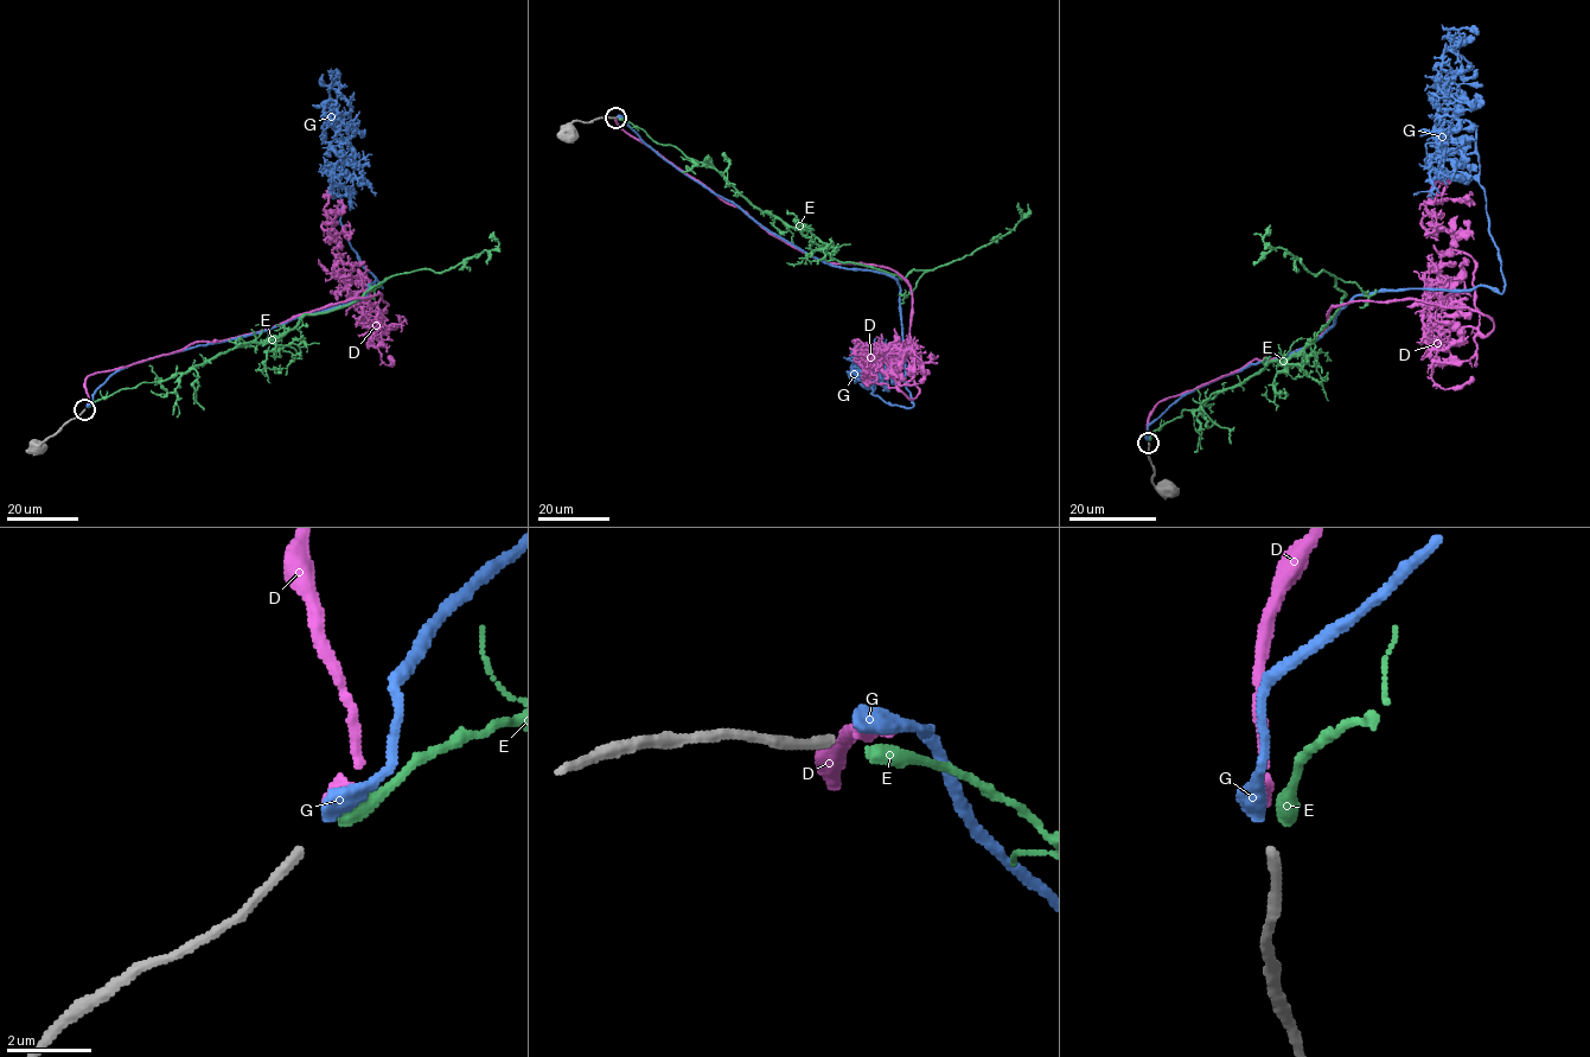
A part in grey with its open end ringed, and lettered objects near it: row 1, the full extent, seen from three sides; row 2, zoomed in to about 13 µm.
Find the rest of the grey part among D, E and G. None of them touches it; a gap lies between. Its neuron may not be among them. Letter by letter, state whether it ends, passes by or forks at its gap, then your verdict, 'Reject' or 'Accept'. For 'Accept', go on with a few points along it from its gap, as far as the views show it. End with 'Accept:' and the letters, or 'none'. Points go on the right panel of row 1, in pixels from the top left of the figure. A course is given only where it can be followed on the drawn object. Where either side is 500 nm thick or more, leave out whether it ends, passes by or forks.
D: It ends there. Reject
E: It ends there. Reject
G: It ends there. Reject
Accept: none

